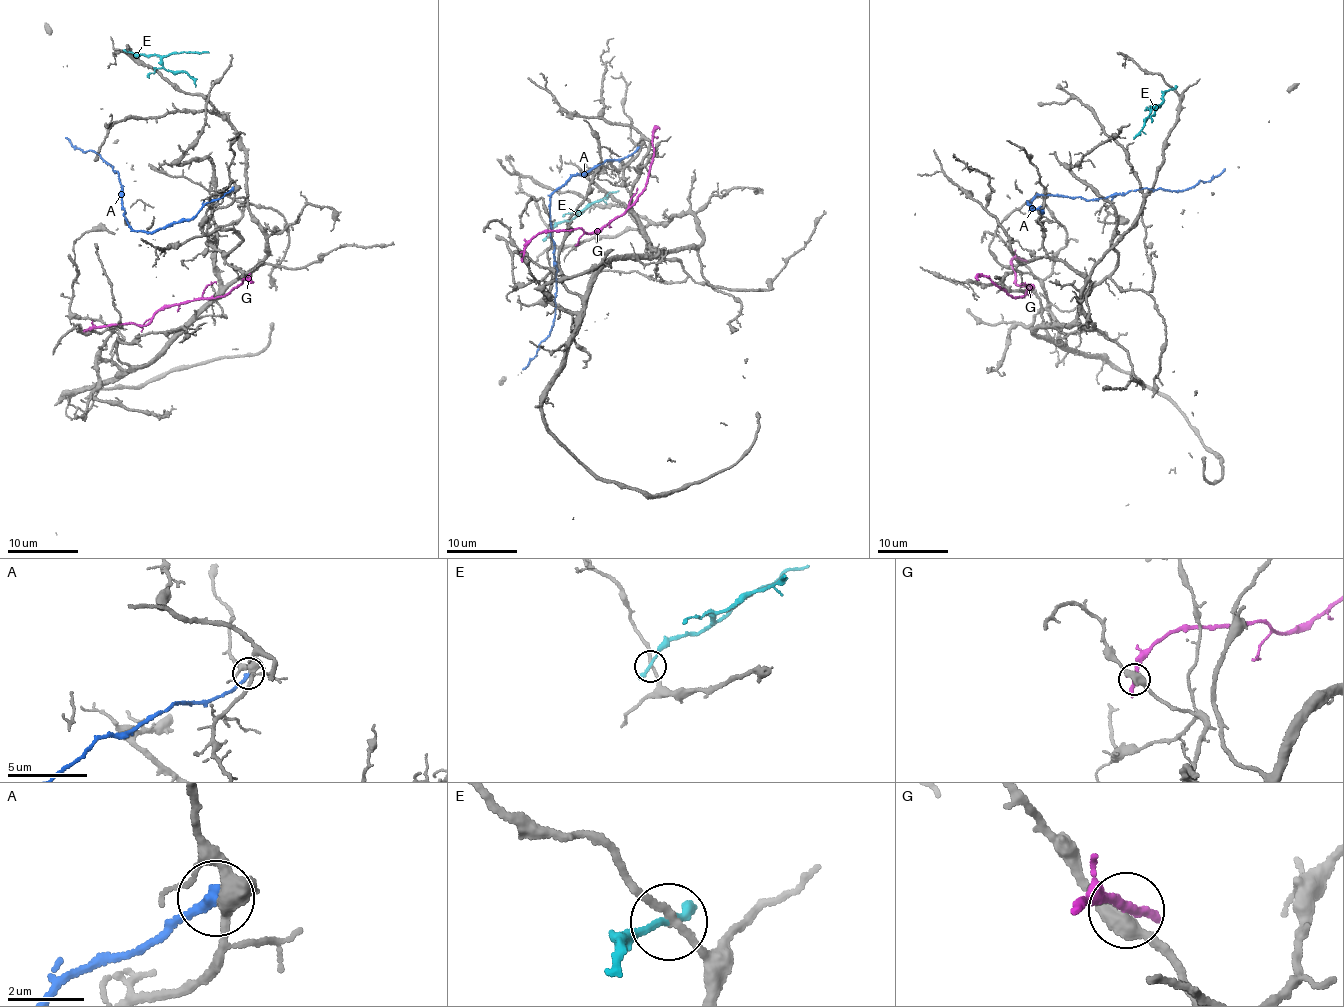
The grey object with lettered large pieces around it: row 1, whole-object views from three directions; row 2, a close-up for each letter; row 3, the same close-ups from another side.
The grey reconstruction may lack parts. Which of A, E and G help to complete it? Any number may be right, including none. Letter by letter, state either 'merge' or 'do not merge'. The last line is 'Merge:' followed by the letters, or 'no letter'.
A: do not merge
E: do not merge
G: do not merge
Merge: no letter

